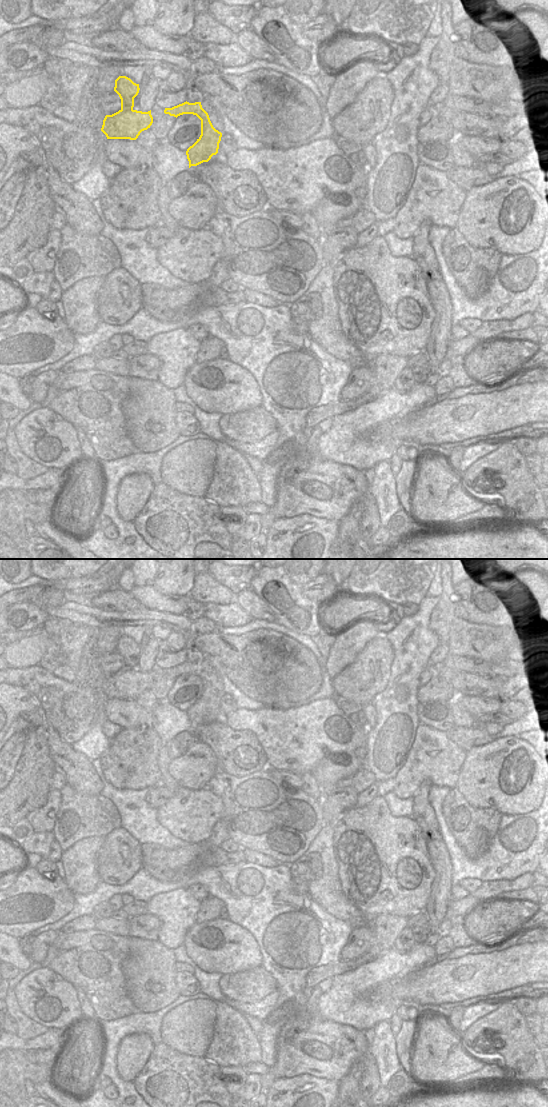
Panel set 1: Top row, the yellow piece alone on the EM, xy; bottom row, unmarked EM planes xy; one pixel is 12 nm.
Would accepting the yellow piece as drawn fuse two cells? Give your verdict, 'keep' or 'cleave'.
cleave

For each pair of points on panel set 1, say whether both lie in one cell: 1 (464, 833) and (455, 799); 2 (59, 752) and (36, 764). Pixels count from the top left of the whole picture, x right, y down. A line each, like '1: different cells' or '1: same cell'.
1: same cell
2: different cells

